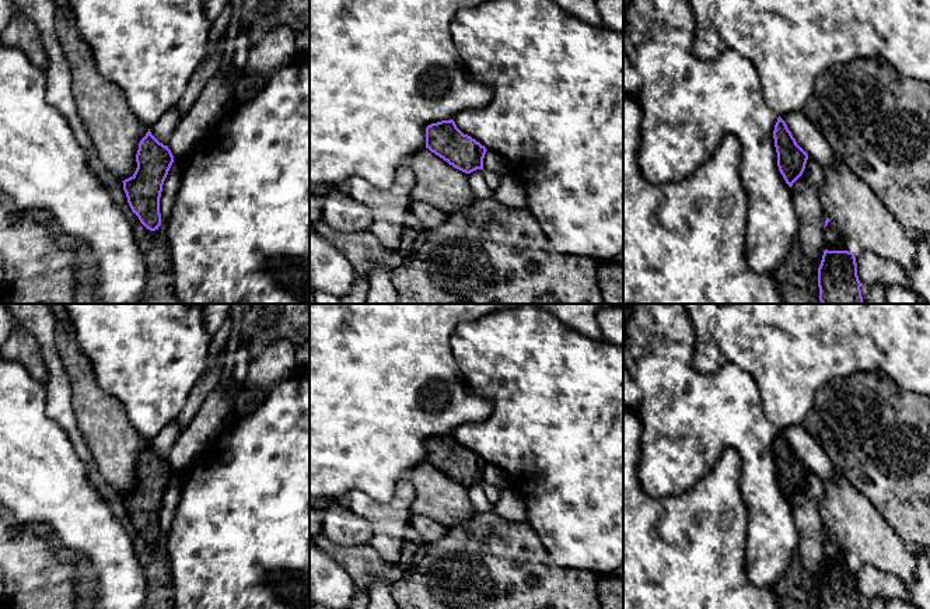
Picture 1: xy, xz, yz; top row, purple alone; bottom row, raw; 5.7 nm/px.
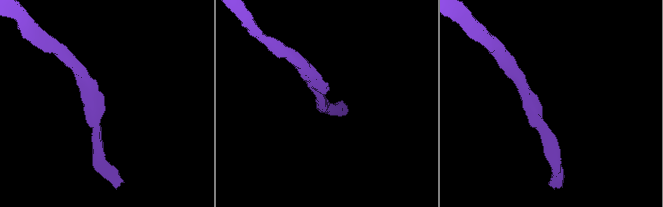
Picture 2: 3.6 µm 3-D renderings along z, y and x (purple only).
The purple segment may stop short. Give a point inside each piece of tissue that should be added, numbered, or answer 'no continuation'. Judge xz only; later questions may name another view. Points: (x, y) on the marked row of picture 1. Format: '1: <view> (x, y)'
no continuation

